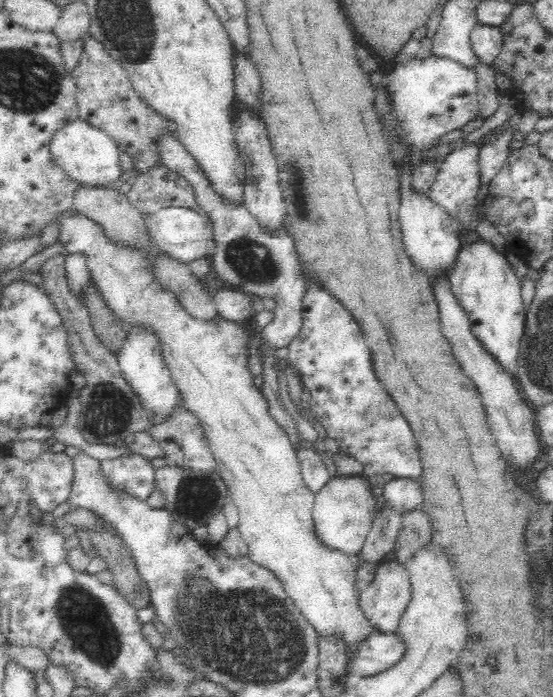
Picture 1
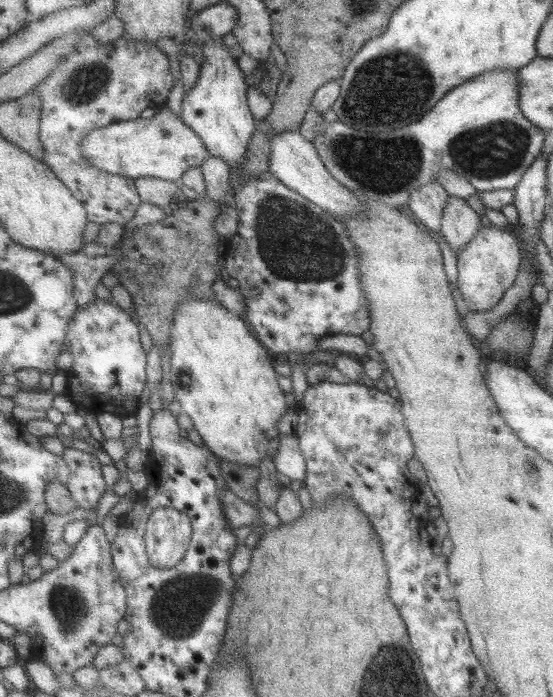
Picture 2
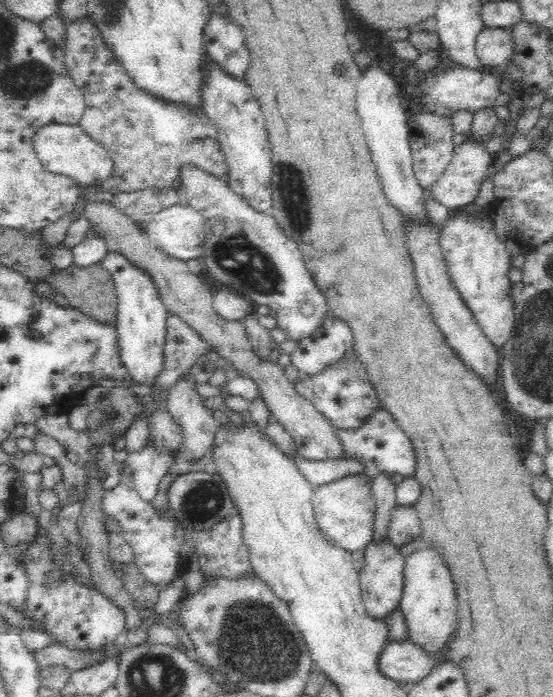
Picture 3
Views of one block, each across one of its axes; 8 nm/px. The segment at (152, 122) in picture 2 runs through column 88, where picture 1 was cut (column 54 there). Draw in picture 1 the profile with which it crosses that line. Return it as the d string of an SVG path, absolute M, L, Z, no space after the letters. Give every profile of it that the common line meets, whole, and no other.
M76 118L60 128L53 135L50 151L56 165L62 167L67 176L84 186L109 187L122 175L120 165L120 150L113 136L99 125L92 125L83 118Z

